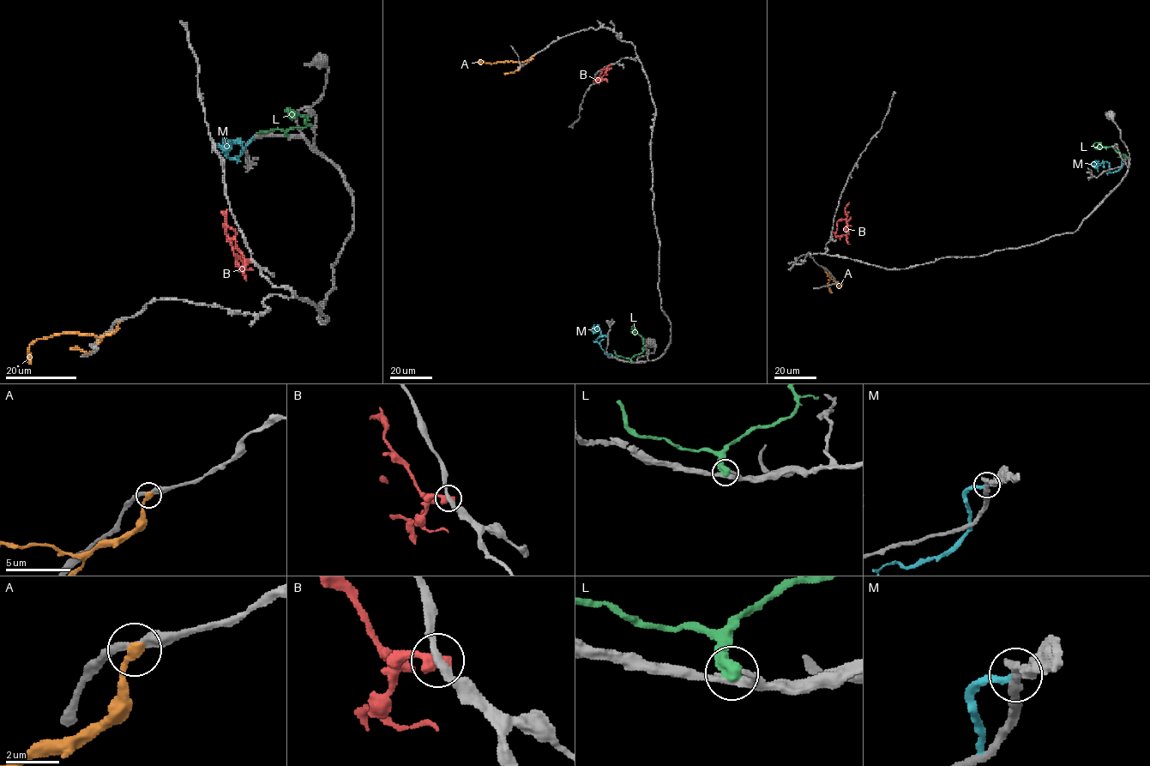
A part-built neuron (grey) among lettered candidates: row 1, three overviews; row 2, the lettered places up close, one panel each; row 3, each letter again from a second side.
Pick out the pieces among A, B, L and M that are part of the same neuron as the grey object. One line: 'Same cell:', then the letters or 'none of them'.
Same cell: none of them

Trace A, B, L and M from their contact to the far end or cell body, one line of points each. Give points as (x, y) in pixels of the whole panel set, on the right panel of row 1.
A: (822, 268), (831, 277), (827, 286), (832, 292)
B: (832, 232), (836, 231), (837, 221), (845, 220), (845, 208), (849, 202)
L: (1129, 159), (1113, 147), (1102, 147), (1097, 142), (1093, 147), (1098, 145)
M: (1124, 159), (1121, 161), (1122, 166), (1114, 172), (1109, 171), (1106, 161), (1095, 168), (1098, 164)

